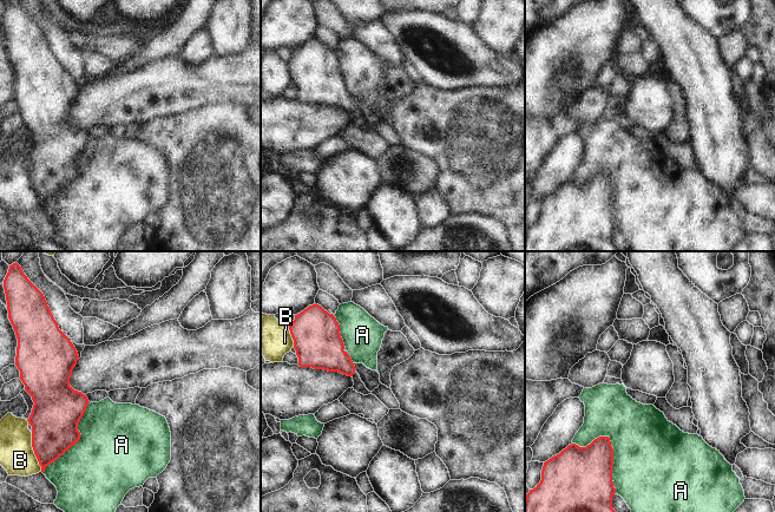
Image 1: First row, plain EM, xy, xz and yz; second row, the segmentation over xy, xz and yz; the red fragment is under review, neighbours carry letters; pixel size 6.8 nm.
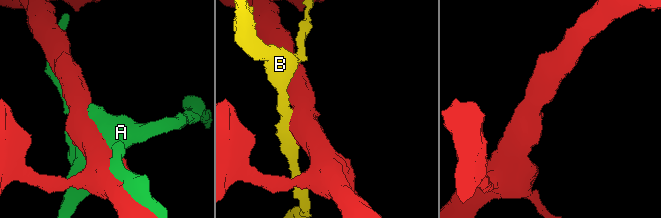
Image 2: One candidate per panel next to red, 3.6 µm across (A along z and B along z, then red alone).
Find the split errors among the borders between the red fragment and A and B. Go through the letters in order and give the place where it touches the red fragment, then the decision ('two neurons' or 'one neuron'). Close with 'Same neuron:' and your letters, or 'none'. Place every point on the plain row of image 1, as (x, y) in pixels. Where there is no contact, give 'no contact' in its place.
A: yz (611, 183) | two neurons
B: xy (34, 188) | two neurons
Same neuron: none

